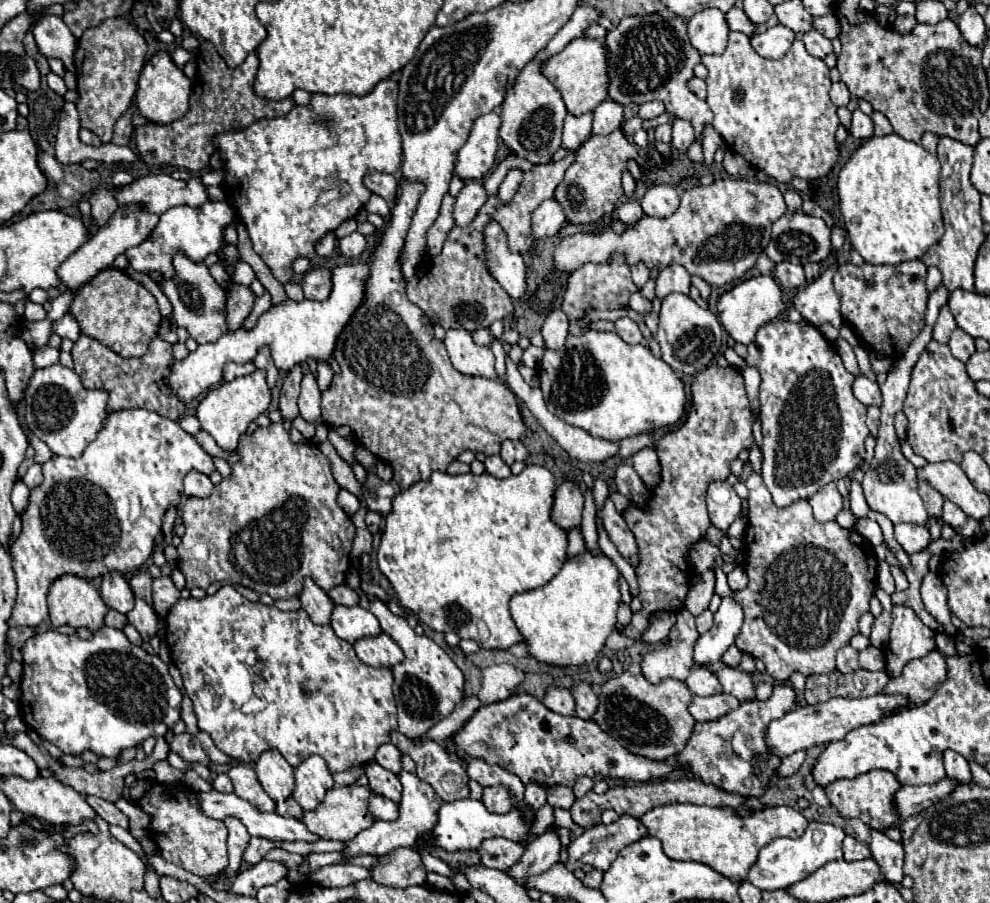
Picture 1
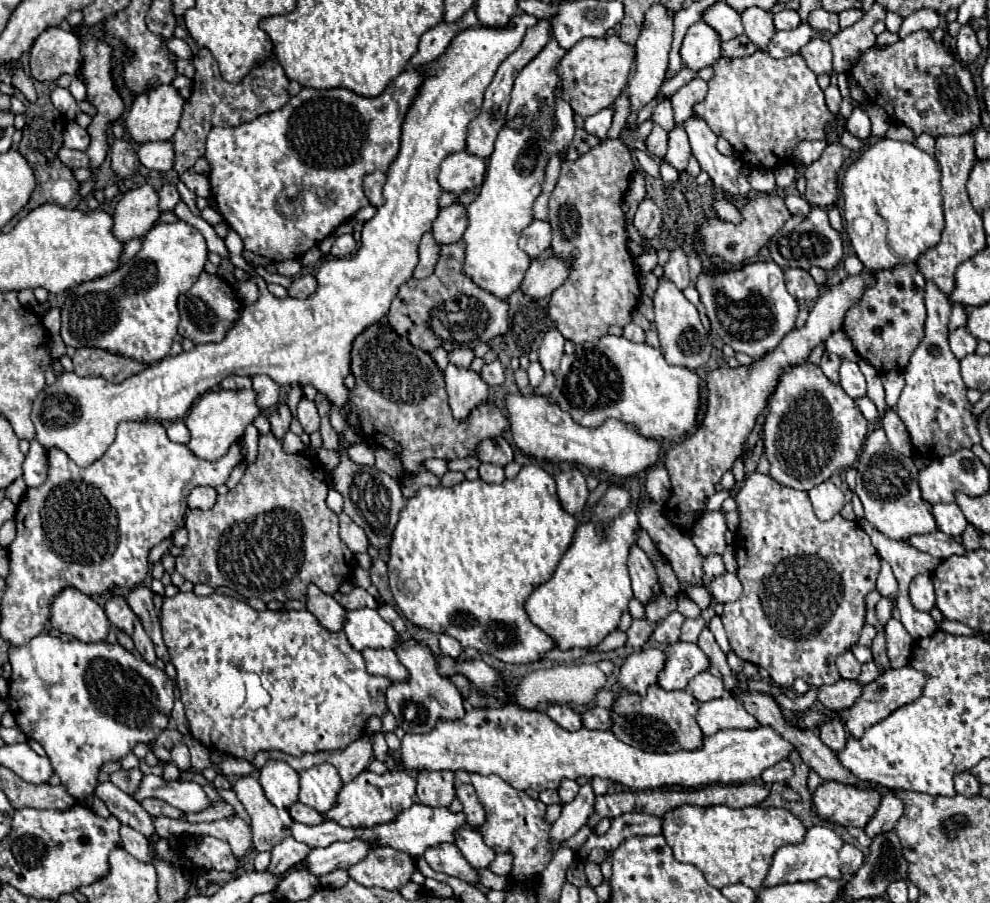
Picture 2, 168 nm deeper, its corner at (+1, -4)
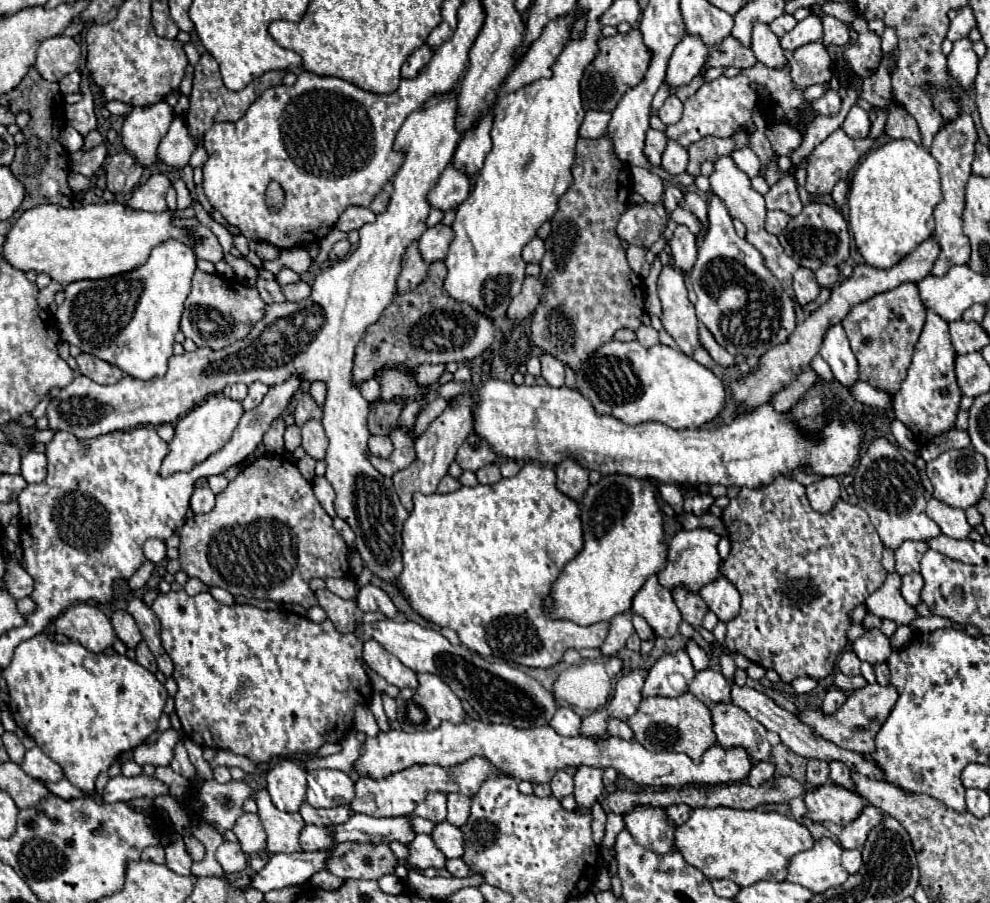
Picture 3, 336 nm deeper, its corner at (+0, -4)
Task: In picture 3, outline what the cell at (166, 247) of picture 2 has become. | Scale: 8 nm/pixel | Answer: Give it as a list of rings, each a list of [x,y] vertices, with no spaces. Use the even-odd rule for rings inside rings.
[[[167,240],[165,244],[155,246],[155,250],[151,250],[151,256],[149,256],[147,264],[141,266],[141,268],[137,268],[137,270],[133,270],[133,272],[111,276],[111,278],[103,278],[103,280],[79,280],[79,282],[67,284],[65,286],[65,302],[61,306],[57,306],[57,312],[55,312],[61,340],[65,340],[69,344],[75,344],[83,352],[93,354],[99,360],[105,360],[105,362],[117,366],[127,376],[133,376],[133,378],[161,378],[167,372],[167,360],[173,356],[173,336],[179,332],[179,320],[181,320],[181,314],[183,314],[183,302],[189,296],[189,292],[191,292],[191,278],[193,278],[195,268],[197,266],[195,266],[195,252],[193,252],[193,248],[185,246],[179,240]]]

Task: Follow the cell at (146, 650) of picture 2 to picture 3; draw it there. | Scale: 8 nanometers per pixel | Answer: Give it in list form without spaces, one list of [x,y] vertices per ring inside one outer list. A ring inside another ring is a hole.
[[[141,642],[137,648],[135,648],[135,652],[137,652],[137,662],[145,668],[145,670],[149,670],[149,672],[157,672],[157,664],[155,664],[155,658],[153,658],[153,654],[151,654],[151,650],[147,648],[147,644],[145,642]]]

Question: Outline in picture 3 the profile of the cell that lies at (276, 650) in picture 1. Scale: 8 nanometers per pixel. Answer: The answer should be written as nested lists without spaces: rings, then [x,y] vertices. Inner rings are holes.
[[[185,590],[169,592],[169,594],[159,592],[159,596],[151,604],[151,610],[155,612],[155,616],[161,622],[161,644],[175,666],[173,680],[177,682],[177,688],[179,688],[175,694],[175,712],[181,720],[185,736],[203,748],[231,750],[235,754],[243,754],[243,756],[251,758],[253,762],[267,762],[271,756],[279,756],[279,754],[285,756],[285,754],[293,754],[293,752],[315,752],[325,742],[339,742],[347,734],[347,730],[351,730],[351,718],[353,718],[355,704],[357,702],[367,704],[371,700],[373,688],[371,688],[367,672],[359,660],[363,654],[363,644],[355,634],[337,632],[331,620],[315,624],[309,618],[293,614],[293,612],[261,610],[255,606],[239,606],[239,604],[225,606],[221,602],[215,602],[215,598],[211,598],[211,594],[203,592],[197,596],[189,596]]]

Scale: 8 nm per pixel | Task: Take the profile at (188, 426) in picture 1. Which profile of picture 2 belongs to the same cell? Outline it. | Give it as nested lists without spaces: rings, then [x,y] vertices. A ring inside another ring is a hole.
[[[172,422],[168,428],[168,438],[172,442],[180,442],[180,444],[188,444],[190,442],[190,430],[186,430],[184,422]]]

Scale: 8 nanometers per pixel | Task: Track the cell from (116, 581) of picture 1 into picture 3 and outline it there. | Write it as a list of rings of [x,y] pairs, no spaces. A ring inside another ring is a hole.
[[[119,610],[113,614],[111,618],[113,630],[117,634],[117,638],[127,646],[127,648],[135,648],[141,642],[141,632],[135,624],[135,620],[131,618],[131,614],[127,614],[125,610]]]

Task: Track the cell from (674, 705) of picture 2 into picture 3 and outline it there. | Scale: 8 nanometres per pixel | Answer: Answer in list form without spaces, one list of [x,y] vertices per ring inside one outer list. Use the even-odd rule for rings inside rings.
[[[691,692],[681,694],[677,698],[649,696],[641,702],[639,710],[627,720],[631,730],[635,732],[635,740],[653,752],[683,752],[695,764],[701,762],[701,756],[707,748],[717,744],[713,726],[711,726],[711,710],[695,698]]]

